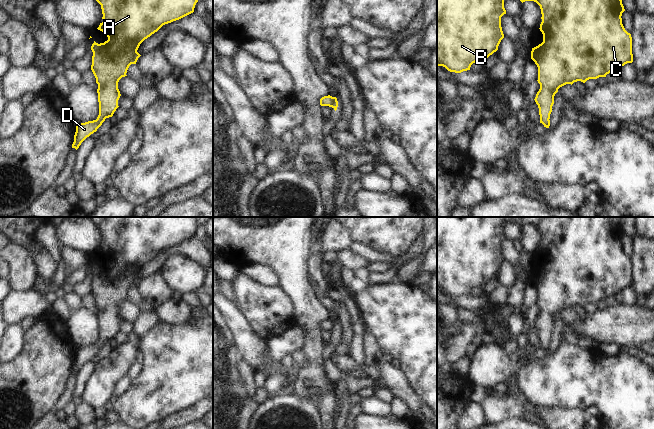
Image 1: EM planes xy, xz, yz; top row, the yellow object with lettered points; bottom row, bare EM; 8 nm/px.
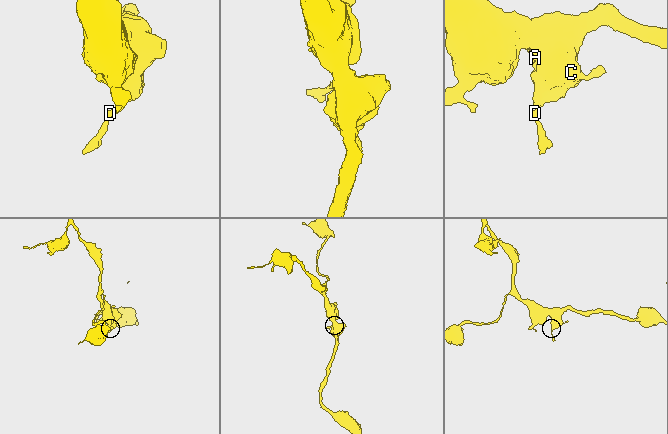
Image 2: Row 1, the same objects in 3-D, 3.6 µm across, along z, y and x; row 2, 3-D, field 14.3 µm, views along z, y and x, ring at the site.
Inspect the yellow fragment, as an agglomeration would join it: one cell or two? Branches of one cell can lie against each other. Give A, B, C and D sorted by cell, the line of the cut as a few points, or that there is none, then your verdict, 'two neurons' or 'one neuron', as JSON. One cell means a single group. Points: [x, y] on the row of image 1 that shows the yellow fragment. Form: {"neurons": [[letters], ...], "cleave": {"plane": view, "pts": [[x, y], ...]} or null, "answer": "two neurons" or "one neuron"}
{"neurons": [["A", "B", "C", "D"]], "cleave": null, "answer": "one neuron"}

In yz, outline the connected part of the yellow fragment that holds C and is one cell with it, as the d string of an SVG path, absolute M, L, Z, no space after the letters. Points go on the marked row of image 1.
M520 0L536 2L541 9L542 22L540 31L543 42L532 48L531 59L538 67L538 83L540 89L535 102L539 108L540 123L544 127L550 126L550 114L554 104L554 96L558 89L566 84L589 79L606 77L610 72L616 72L620 67L633 62L632 37L622 24L622 13L625 11L622 0Z

